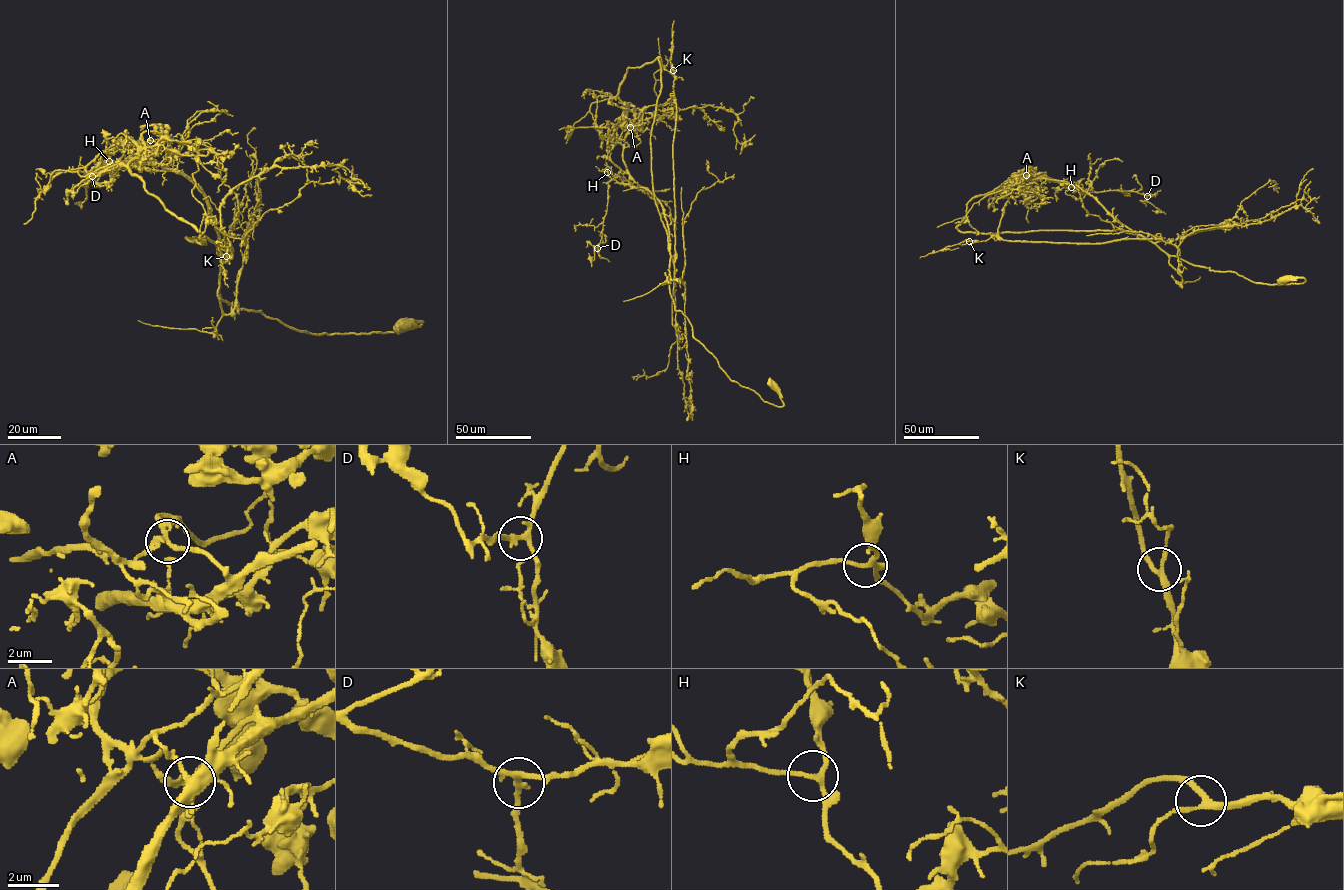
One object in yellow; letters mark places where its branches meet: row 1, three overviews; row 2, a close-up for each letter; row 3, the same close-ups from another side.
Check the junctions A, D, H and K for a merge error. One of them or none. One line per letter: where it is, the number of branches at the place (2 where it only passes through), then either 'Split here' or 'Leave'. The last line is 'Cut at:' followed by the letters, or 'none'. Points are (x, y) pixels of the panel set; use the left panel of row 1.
A: Place: (150, 140). Branches: 3. Leave
D: Place: (92, 176). Branches: 3. Leave
H: Place: (109, 161). Branches: 3. Leave
K: Place: (226, 256). Branches: 3. Leave
Cut at: none

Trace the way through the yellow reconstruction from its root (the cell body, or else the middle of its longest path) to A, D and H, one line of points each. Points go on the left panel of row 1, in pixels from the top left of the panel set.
A: (401, 325), (422, 322), (402, 331), (311, 334), (225, 301), (208, 200), (137, 148), (150, 140)
D: (401, 325), (311, 334), (235, 307), (220, 296), (220, 238), (193, 183), (126, 163), (92, 176)
H: (401, 325), (311, 334), (235, 307), (219, 294), (220, 238), (202, 192), (175, 170), (109, 161)

